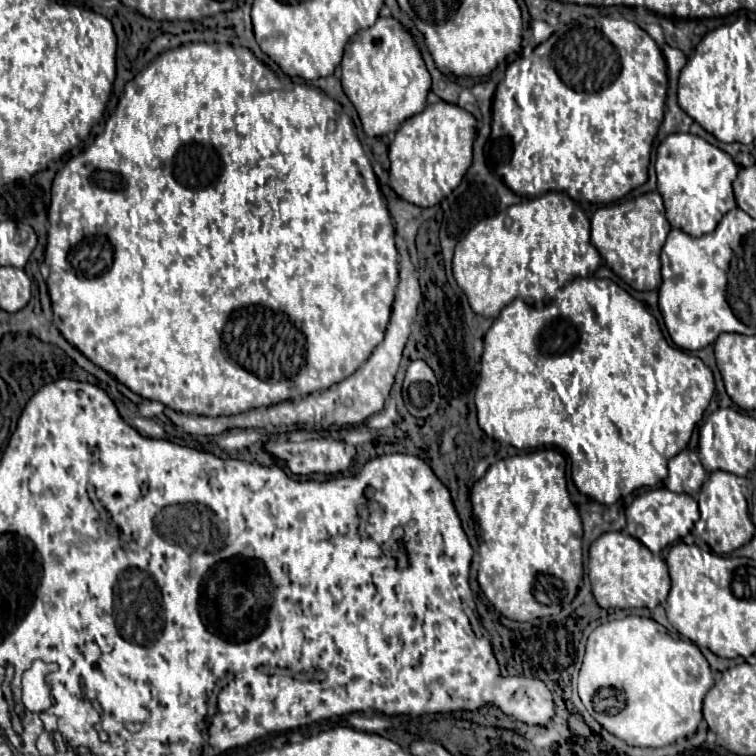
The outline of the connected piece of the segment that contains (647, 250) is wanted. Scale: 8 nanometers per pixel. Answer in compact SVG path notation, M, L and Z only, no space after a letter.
M647 192L647 194L635 196L635 198L599 208L591 218L591 244L599 250L605 264L625 284L629 284L631 288L641 290L641 292L657 290L661 286L661 260L659 260L659 254L661 254L661 248L665 244L665 238L667 238L669 230L671 230L671 226L665 218L665 208L663 208L663 200L661 200L659 192Z

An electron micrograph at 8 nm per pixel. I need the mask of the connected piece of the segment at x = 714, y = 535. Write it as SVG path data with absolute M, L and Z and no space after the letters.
M711 472L705 486L701 488L698 497L700 518L695 523L693 534L704 540L712 551L717 554L729 554L747 544L753 534L755 526L749 518L749 508L741 489L741 484L747 483L744 477L729 474L729 472Z

